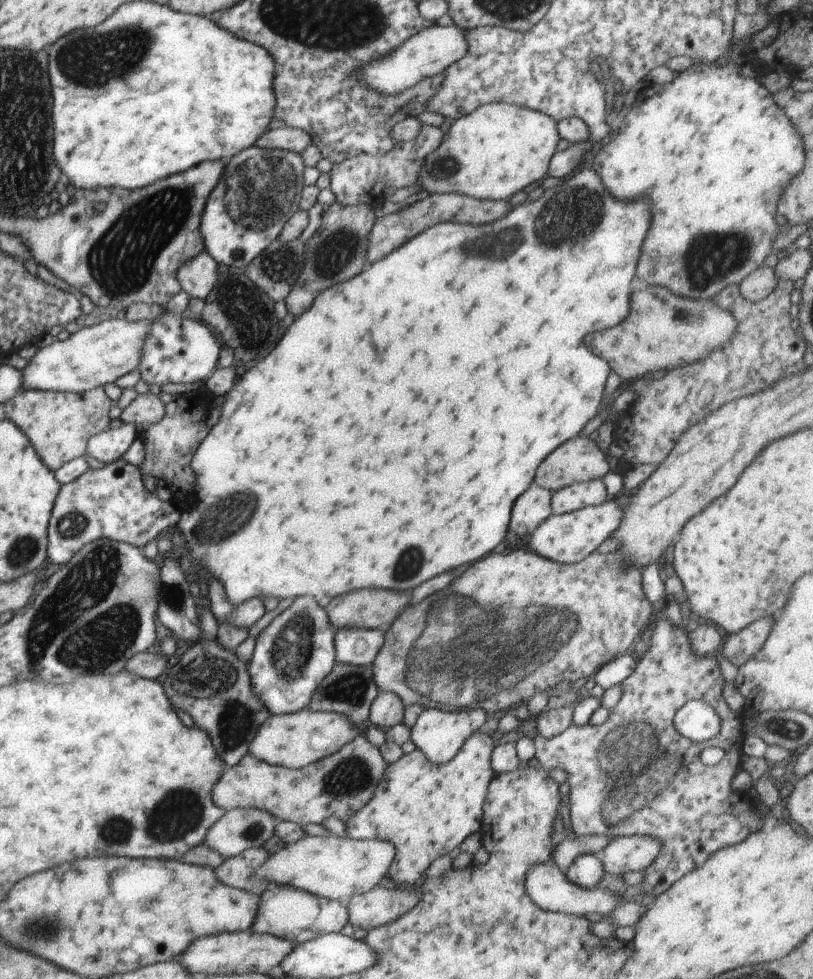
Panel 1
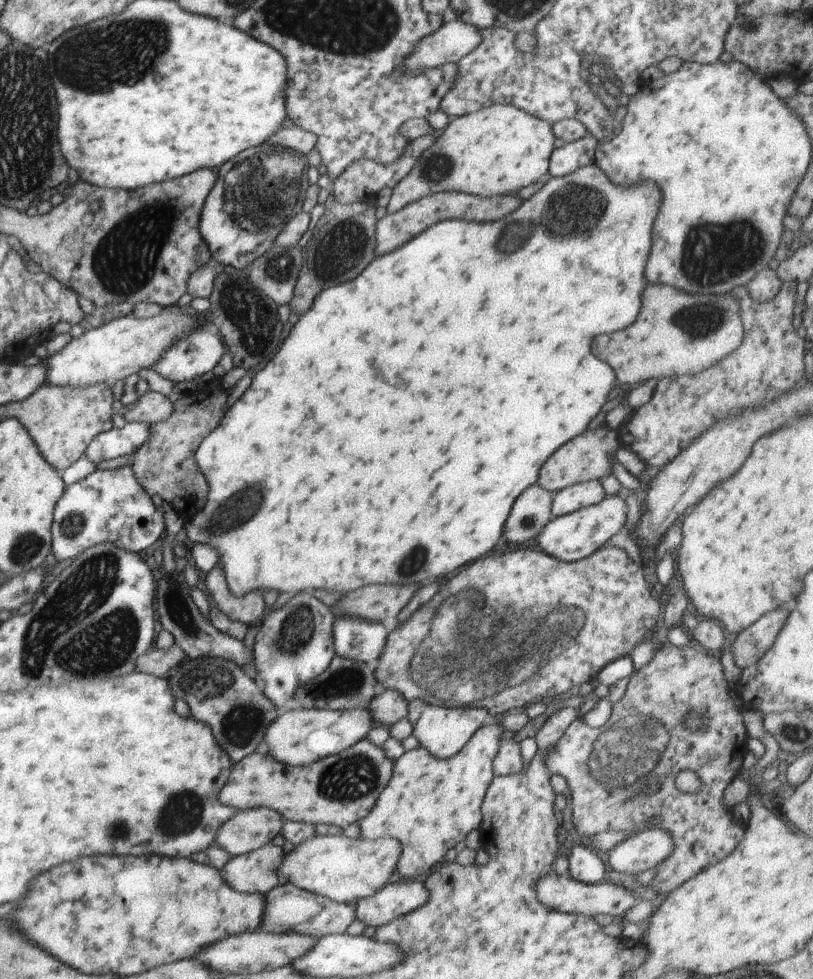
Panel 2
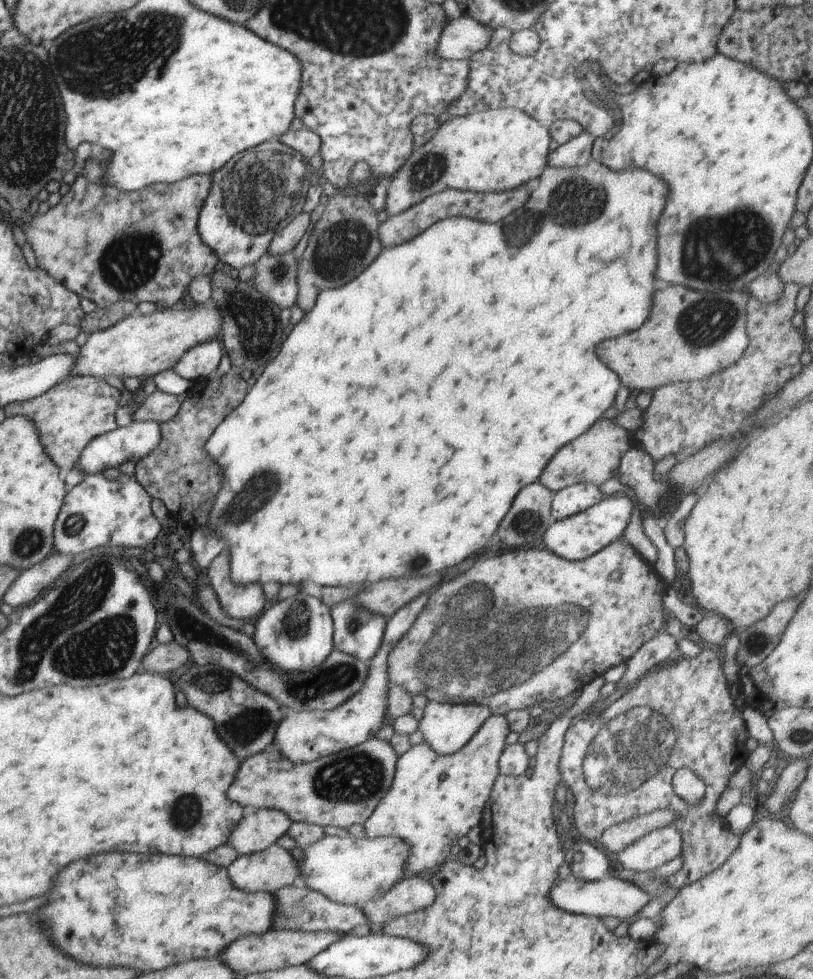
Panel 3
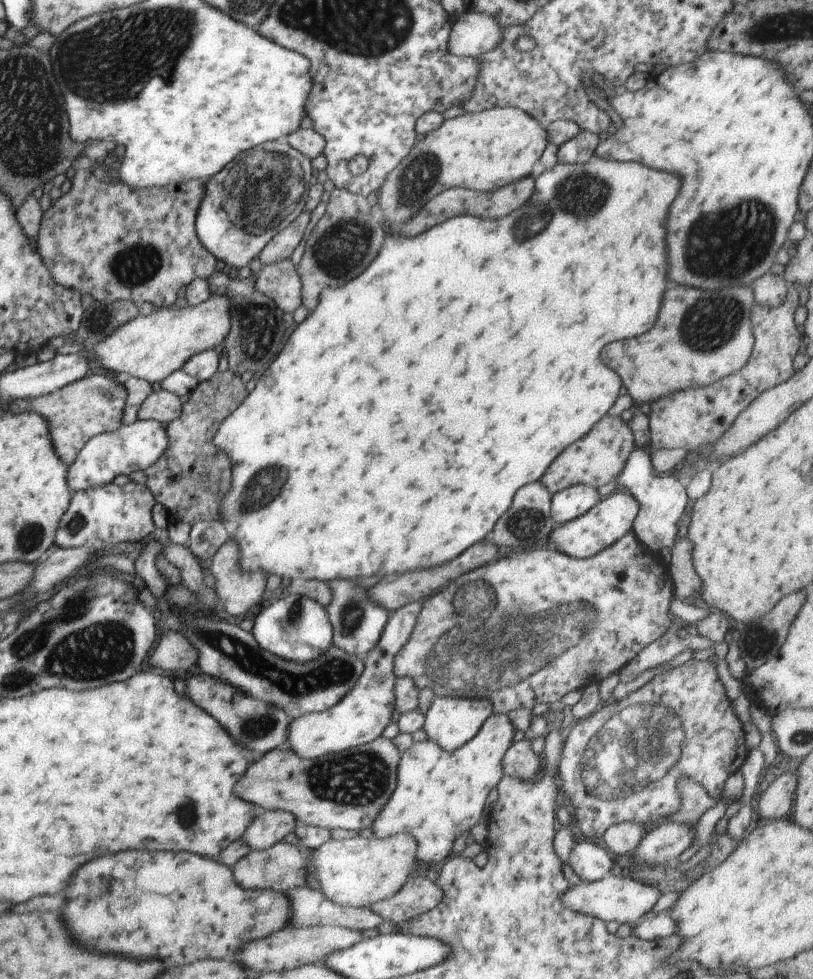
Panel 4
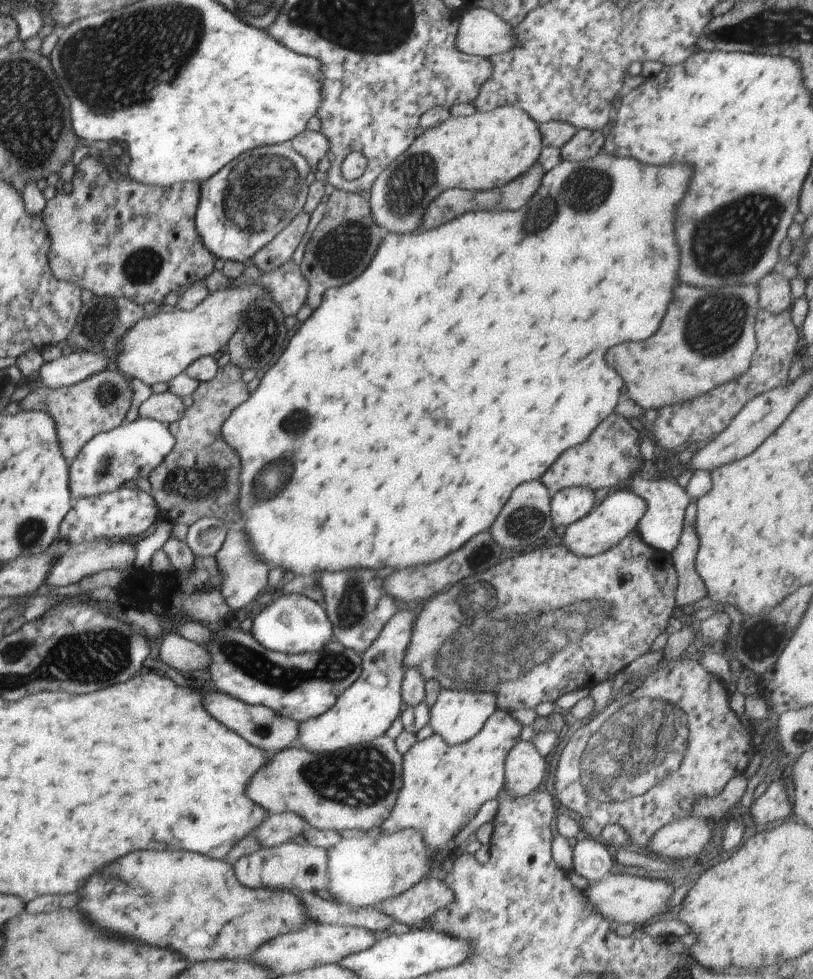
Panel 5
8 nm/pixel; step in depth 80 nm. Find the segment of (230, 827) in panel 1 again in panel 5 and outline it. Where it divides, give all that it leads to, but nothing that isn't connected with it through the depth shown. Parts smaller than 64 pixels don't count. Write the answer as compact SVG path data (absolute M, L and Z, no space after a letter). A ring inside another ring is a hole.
M288 812L269 814L269 817L261 823L254 834L262 847L279 847L302 835L307 822L296 813Z

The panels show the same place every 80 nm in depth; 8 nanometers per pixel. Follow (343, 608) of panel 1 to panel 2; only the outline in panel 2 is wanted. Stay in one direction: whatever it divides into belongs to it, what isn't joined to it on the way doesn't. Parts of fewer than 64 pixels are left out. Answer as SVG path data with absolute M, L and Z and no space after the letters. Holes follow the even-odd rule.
M374 584L346 594L332 607L335 616L352 615L382 623L392 632L398 613L420 588L418 584Z

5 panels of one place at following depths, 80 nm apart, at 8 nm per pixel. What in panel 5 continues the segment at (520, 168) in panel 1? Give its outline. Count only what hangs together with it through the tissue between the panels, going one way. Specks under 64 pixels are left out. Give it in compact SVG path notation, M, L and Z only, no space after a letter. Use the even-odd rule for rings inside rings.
M506 105L492 109L491 111L476 111L474 114L463 117L448 117L442 124L427 128L423 134L417 136L414 142L408 147L408 150L399 156L398 159L384 169L384 172L374 180L371 184L369 205L371 208L371 215L376 224L379 224L382 228L385 228L388 233L411 233L419 231L422 223L427 221L425 212L427 206L437 197L438 194L448 189L468 189L471 191L489 191L493 188L498 188L509 183L511 180L523 175L534 163L538 162L540 152L544 147L542 144L543 136L539 131L539 125L535 120L532 120L531 116L528 116L526 112L519 108Z

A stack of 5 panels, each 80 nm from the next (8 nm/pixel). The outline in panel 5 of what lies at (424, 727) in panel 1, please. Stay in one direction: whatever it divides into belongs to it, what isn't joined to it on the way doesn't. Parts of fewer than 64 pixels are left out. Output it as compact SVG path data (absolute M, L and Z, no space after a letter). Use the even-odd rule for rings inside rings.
M440 689L435 704L429 710L429 724L434 733L440 735L450 746L457 745L476 736L484 723L497 709L498 696L495 692L476 692L468 689Z

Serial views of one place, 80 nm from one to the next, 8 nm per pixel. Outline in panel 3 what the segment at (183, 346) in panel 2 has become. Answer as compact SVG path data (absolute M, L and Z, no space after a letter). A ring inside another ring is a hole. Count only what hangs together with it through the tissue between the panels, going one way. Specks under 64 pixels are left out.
M214 339L187 350L172 369L189 381L206 379L216 373L223 354L220 340Z

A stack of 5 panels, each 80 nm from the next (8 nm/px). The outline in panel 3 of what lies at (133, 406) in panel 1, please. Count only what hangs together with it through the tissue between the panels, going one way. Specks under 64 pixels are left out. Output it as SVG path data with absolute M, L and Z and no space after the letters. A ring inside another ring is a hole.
M162 391L152 392L133 414L134 421L152 421L162 424L172 420L180 410L181 403L174 395Z

